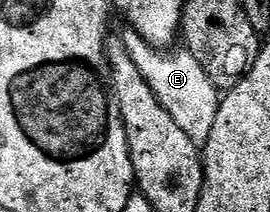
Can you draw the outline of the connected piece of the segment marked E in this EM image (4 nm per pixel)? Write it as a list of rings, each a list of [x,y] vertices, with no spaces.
[[[127,31],[121,37],[123,45],[129,51],[133,63],[137,65],[137,71],[147,80],[153,95],[157,97],[161,107],[173,117],[177,127],[189,135],[196,145],[202,147],[209,139],[209,133],[213,131],[213,119],[217,119],[217,111],[221,100],[216,82],[209,75],[205,75],[205,67],[193,59],[193,55],[186,51],[164,51],[154,49],[145,39],[141,39],[138,33]]]

